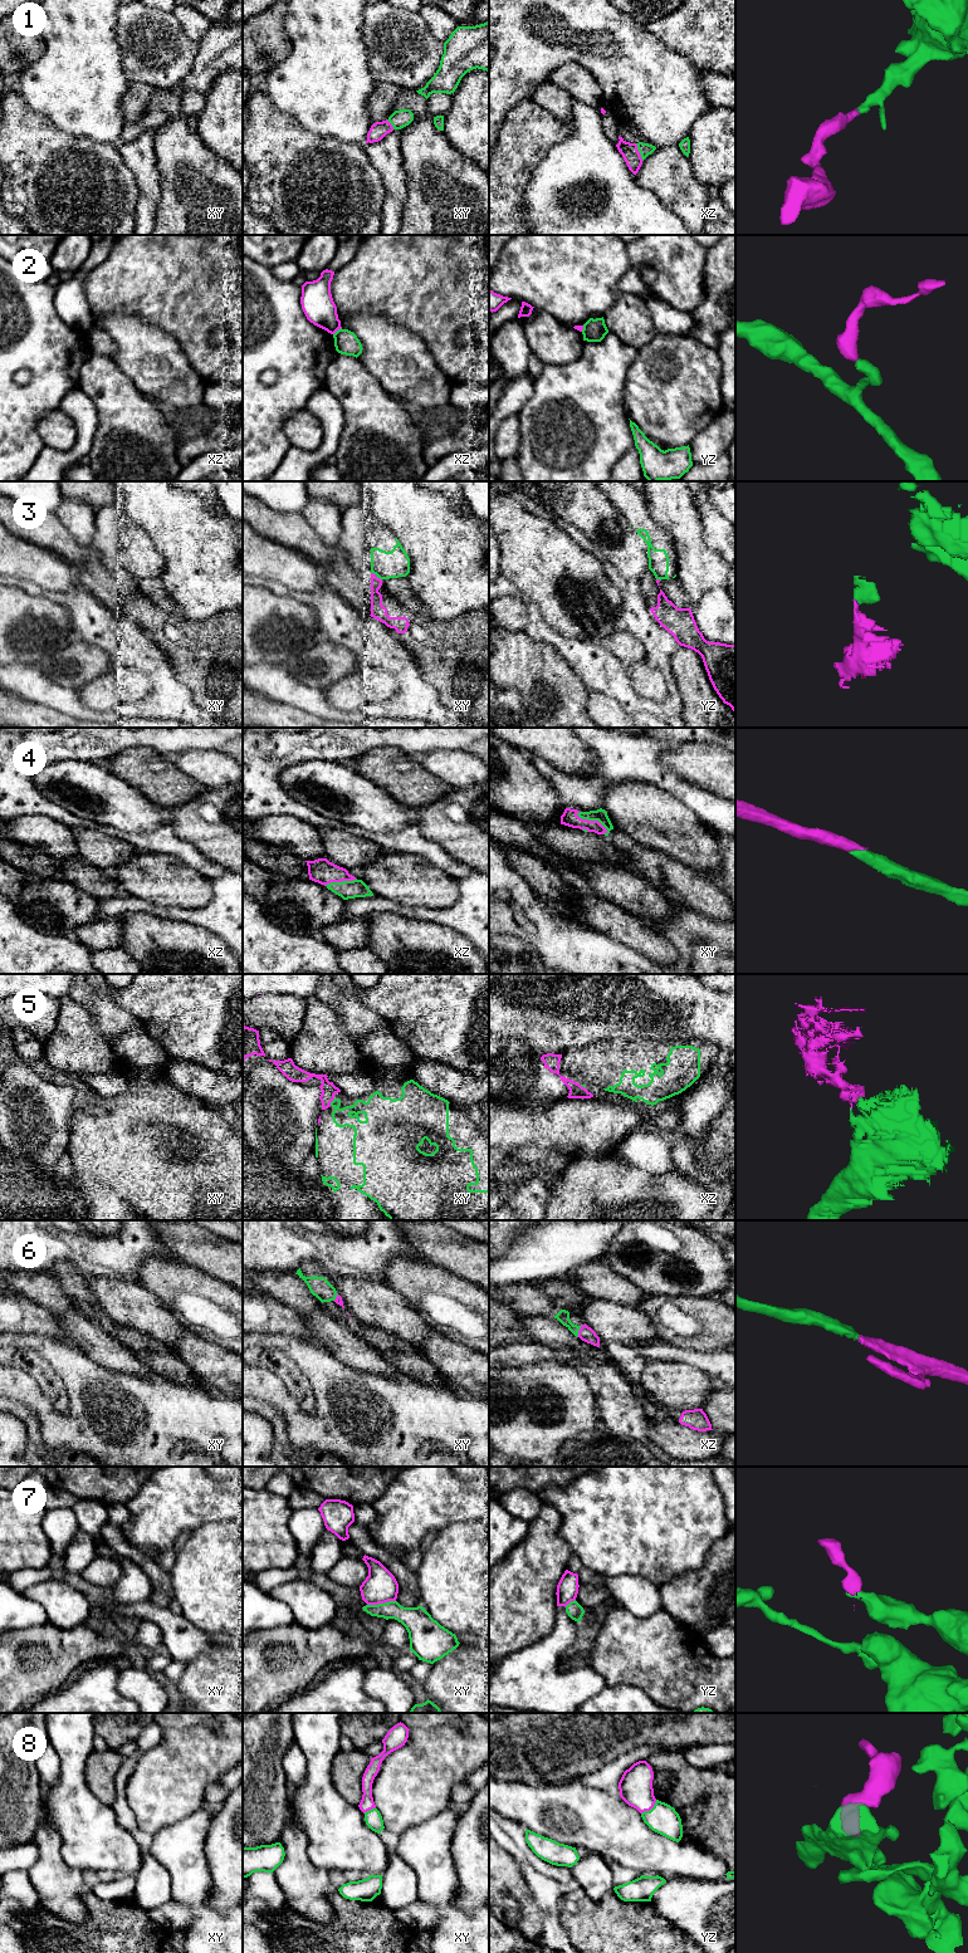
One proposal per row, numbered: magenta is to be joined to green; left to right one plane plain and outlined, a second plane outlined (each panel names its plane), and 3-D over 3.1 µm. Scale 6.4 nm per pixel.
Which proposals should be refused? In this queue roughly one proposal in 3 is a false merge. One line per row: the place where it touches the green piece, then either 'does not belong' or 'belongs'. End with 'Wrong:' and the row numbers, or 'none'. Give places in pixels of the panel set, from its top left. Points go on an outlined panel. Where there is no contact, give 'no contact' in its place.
1: contact xz (639, 151); belongs
2: contact xz (337, 331); does not belong
3: contact xy (376, 574); does not belong
4: contact xy (592, 820); belongs
5: contact xy (331, 1102); does not belong
6: contact xz (578, 1330); belongs
7: contact xy (381, 1604); does not belong
8: contact yz (651, 1809); belongs
Wrong: 2, 3, 5, 7

